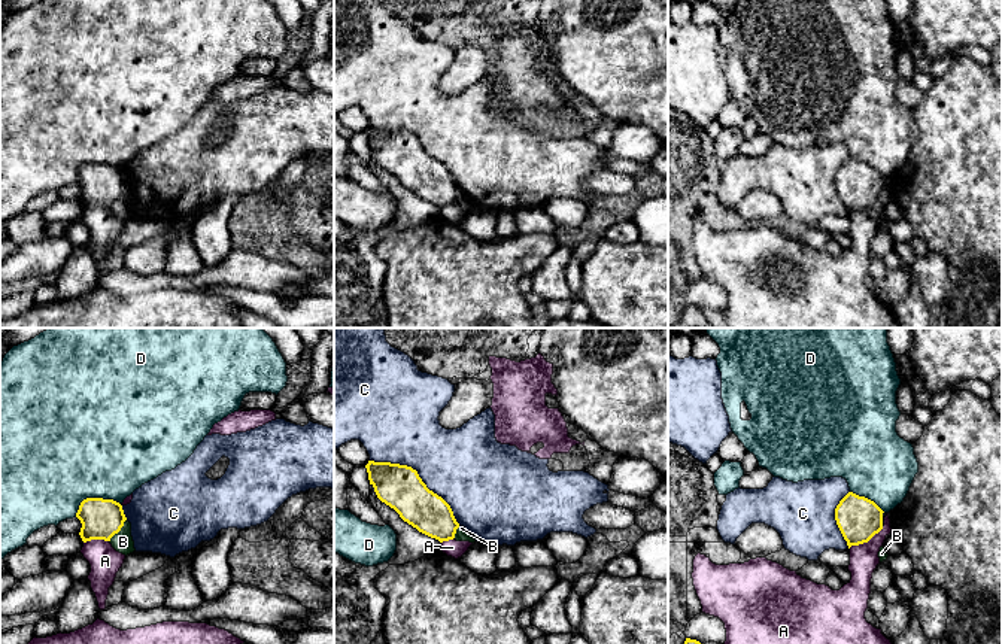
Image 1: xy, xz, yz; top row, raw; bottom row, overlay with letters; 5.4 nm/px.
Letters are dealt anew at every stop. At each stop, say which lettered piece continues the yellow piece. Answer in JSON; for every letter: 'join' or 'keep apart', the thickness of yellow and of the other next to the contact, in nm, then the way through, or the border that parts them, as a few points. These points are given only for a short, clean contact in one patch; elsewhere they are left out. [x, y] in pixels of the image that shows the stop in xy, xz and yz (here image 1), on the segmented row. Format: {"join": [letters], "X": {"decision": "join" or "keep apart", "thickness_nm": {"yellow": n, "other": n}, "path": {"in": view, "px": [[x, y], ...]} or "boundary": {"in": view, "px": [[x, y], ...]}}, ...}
{"join": [], "A": {"decision": "keep apart", "thickness_nm": {"yellow": 240, "other": 160}}, "B": {"decision": "keep apart", "thickness_nm": {"yellow": 220, "other": 110}, "boundary": {"in": "xy", "px": [[125, 519], [124, 525], [109, 541]]}}, "C": {"decision": "keep apart", "thickness_nm": {"yellow": 240, "other": 400}}, "D": {"decision": "keep apart", "thickness_nm": {"yellow": 220, "other": 500}}}

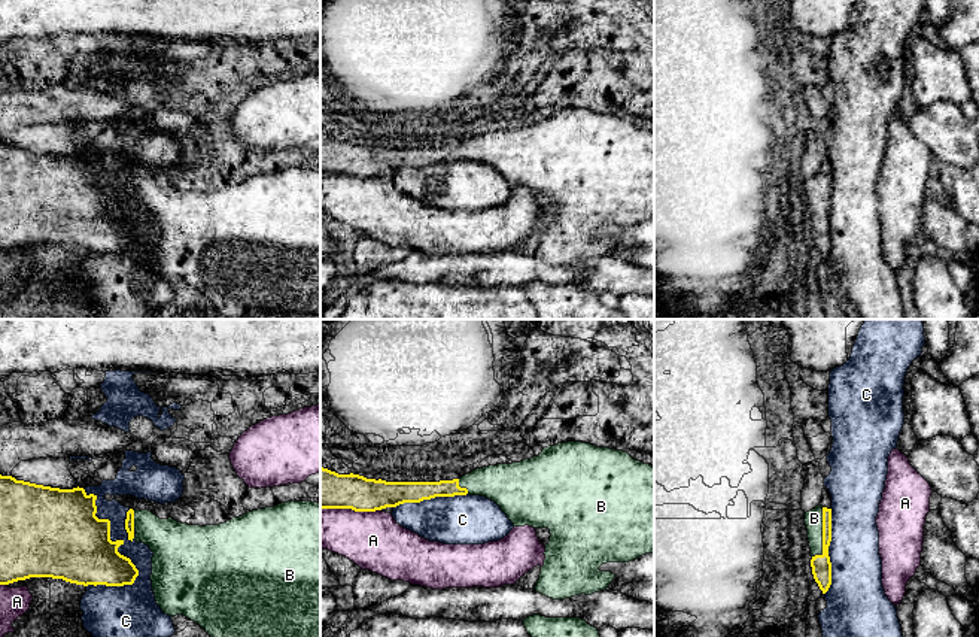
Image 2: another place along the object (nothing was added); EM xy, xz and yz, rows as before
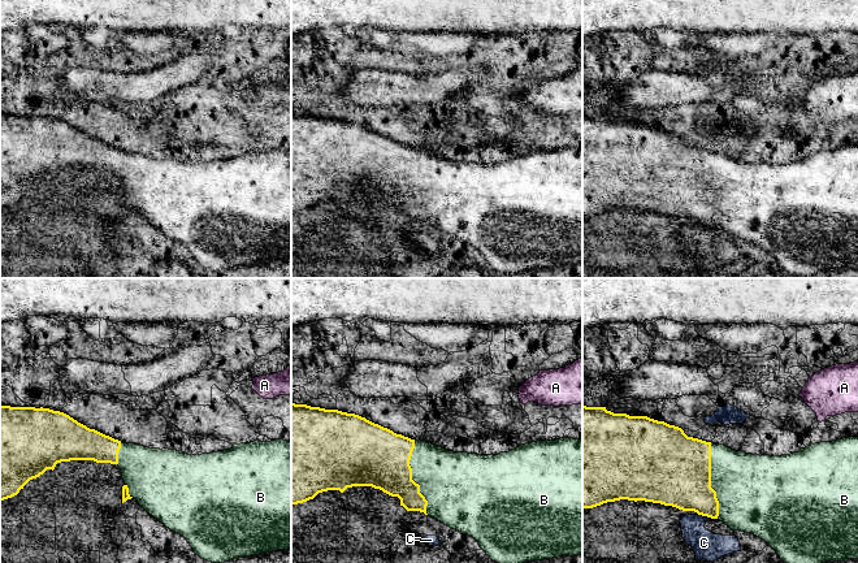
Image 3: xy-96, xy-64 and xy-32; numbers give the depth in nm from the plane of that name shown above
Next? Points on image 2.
{"join": ["B"], "A": {"decision": "keep apart", "thickness_nm": {"yellow": 220, "other": 320}}, "B": {"decision": "join", "thickness_nm": {"yellow": 110, "other": 100}, "path": {"in": "yz", "px": [[821, 567], [823, 534], [814, 518]]}}, "C": {"decision": "keep apart", "thickness_nm": {"yellow": 440, "other": 120}}}

